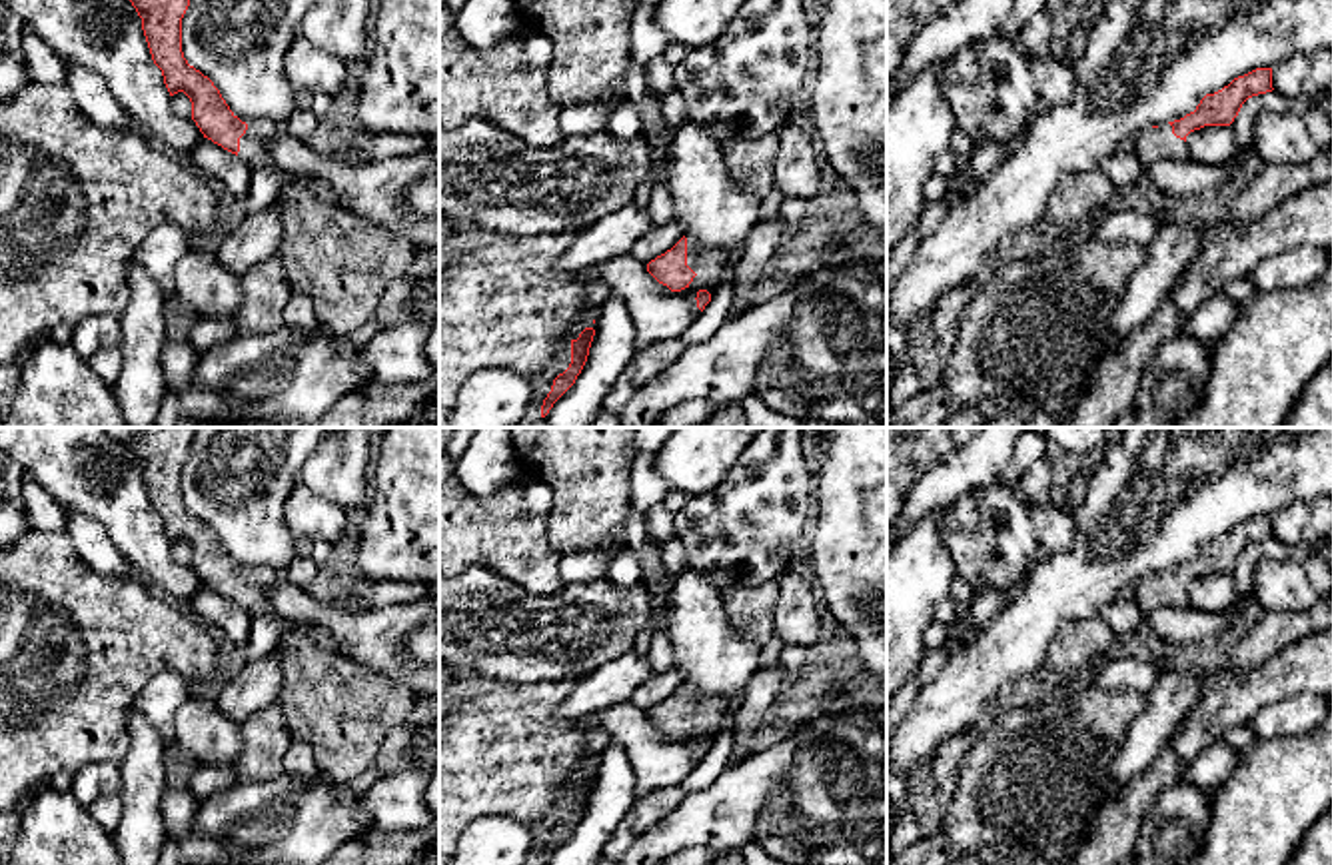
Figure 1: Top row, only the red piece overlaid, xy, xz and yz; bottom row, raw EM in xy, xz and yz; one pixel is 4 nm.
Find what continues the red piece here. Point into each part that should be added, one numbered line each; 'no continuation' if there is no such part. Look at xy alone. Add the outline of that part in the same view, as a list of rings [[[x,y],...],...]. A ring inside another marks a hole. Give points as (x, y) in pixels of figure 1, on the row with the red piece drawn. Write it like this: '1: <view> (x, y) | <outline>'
1: xy (252, 148) | [[[248,126],[246,134],[240,138],[240,152],[242,158],[252,168],[278,168],[268,152],[268,138],[258,136],[252,126]]]

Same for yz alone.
1: yz (1153, 144) | [[[1170,124],[1148,128],[1140,132],[1134,140],[1134,152],[1140,158],[1144,170],[1144,178],[1140,182],[1144,188],[1148,184],[1146,170],[1152,162],[1164,158],[1176,160],[1186,156],[1186,142],[1172,134]]]

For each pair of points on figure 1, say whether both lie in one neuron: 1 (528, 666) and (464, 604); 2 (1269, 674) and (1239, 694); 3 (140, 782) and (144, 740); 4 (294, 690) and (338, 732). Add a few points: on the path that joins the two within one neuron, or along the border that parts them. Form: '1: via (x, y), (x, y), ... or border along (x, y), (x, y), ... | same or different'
1: via (512, 650), (480, 620) | same
2: via (1261, 682), (1247, 692) | same
3: via (142, 772), (144, 750) | same
4: via (304, 698), (328, 722) | same

